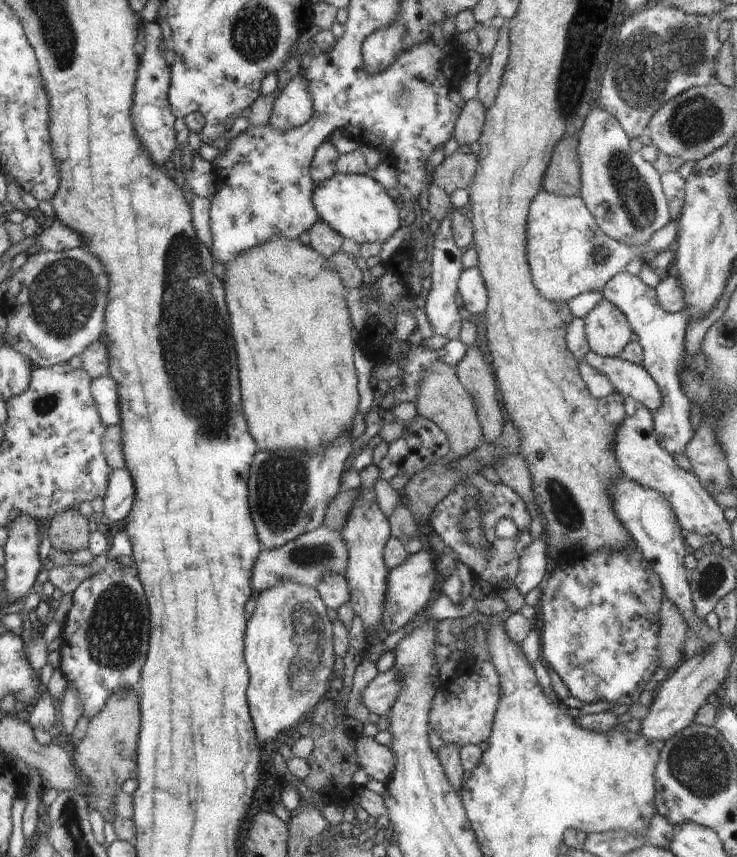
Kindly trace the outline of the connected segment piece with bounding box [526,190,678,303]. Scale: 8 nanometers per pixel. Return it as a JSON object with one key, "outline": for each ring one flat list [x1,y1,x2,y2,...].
{"outline":[[542,190,530,206,526,235,526,257,534,288,549,302,568,303,580,294,601,292,612,276,626,271,627,264,633,258,646,259,668,250,676,241,678,224,671,221,644,246,628,246,612,240,600,230,580,196,564,197]]}

